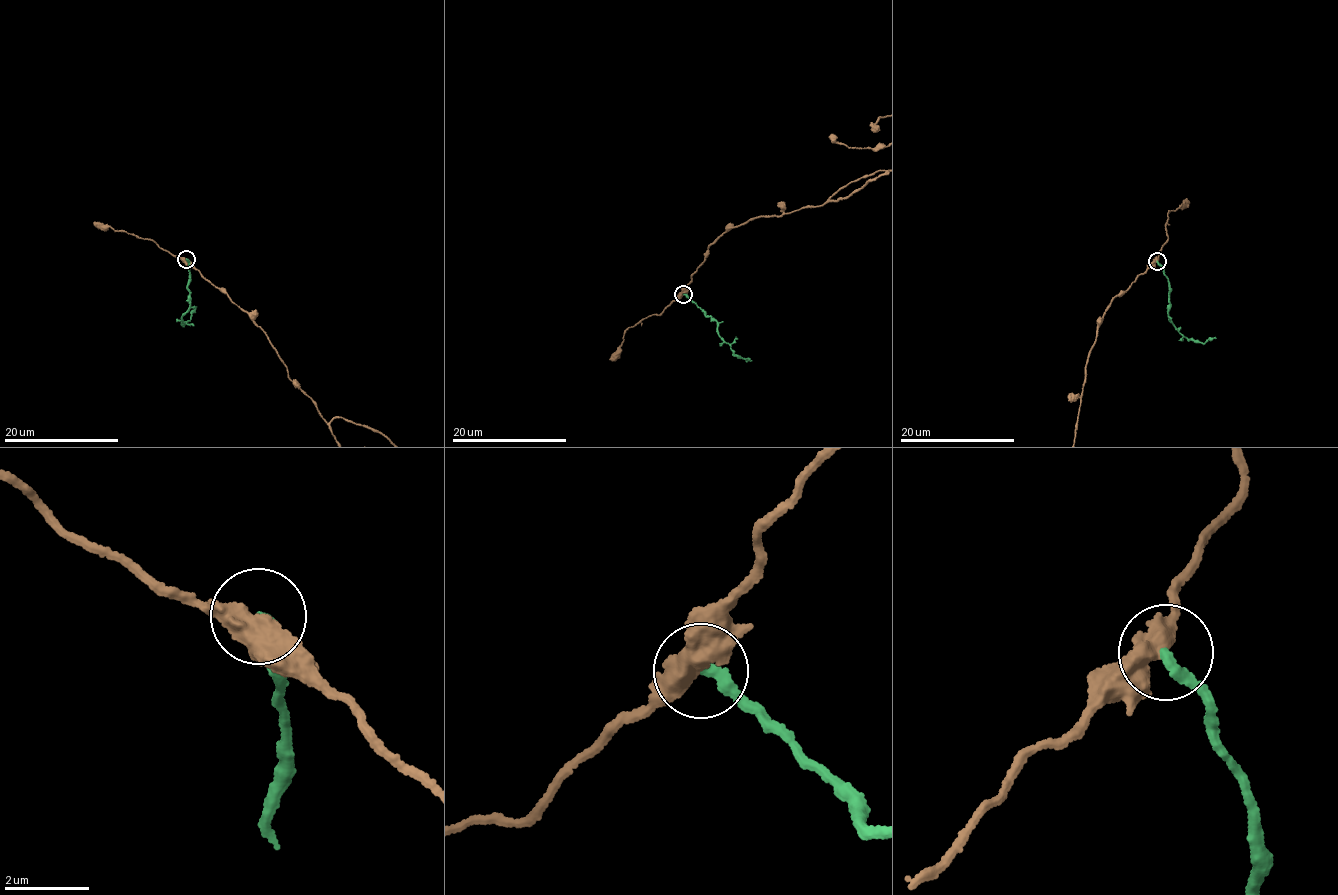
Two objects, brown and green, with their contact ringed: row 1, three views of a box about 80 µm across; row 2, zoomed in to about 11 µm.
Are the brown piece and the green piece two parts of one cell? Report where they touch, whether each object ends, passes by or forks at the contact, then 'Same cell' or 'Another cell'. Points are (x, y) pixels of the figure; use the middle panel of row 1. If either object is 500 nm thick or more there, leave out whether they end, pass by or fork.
Place: (683, 294). Another cell

